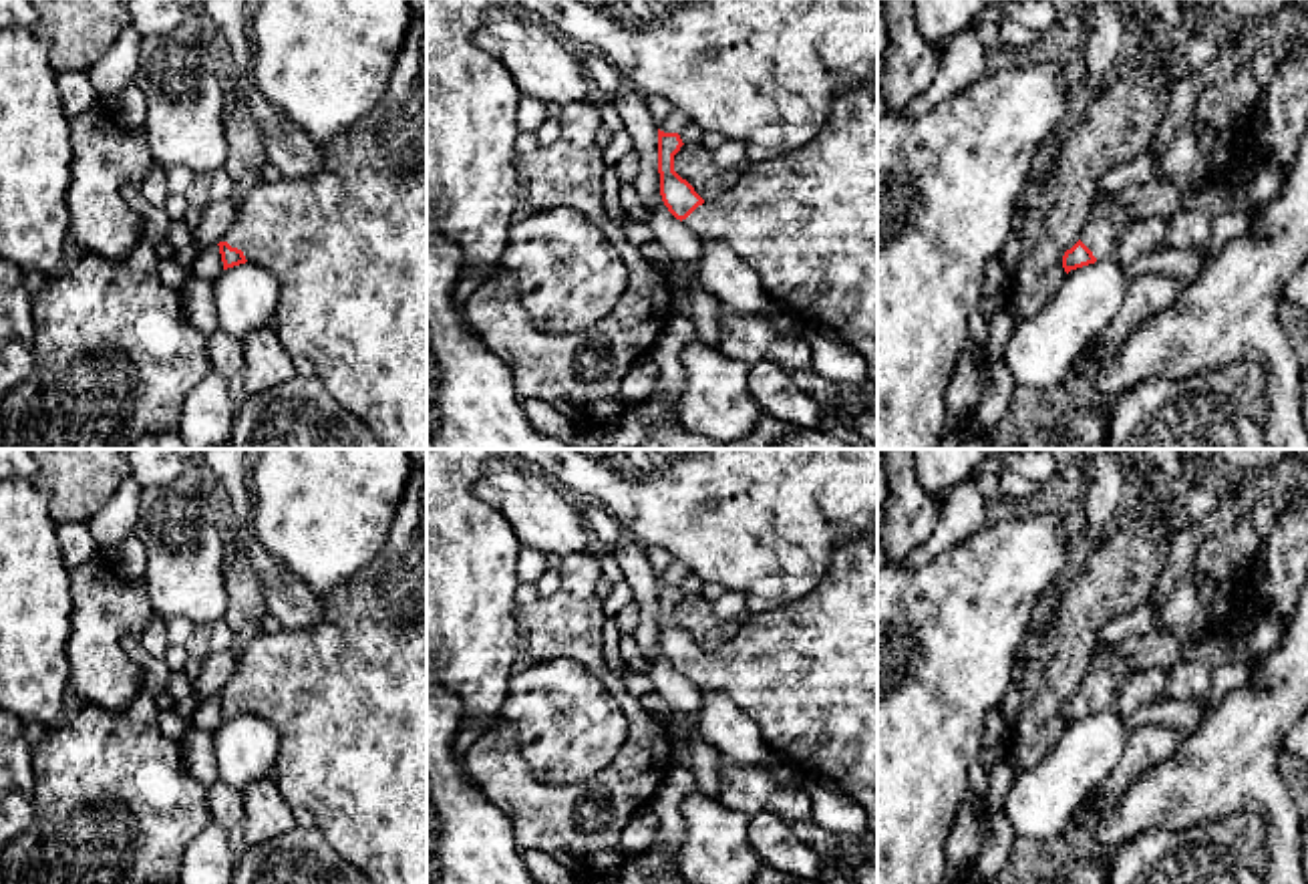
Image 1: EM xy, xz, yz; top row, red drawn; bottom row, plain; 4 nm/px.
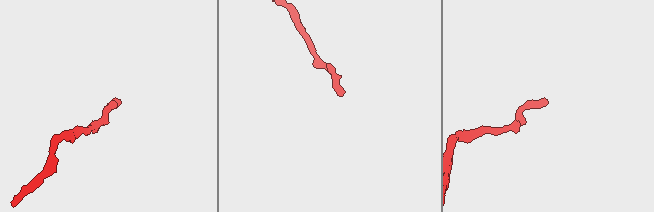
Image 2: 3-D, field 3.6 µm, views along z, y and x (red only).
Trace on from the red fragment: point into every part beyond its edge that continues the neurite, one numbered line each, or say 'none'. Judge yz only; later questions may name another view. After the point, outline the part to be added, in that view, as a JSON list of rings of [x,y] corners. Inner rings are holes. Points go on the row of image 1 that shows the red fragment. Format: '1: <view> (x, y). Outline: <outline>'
1: yz (1107, 220). Outline: [[[1097,193],[1081,230],[1081,242],[1097,260],[1103,260],[1111,256],[1113,246],[1121,242],[1131,224],[1133,219],[1115,199],[1115,193]]]

